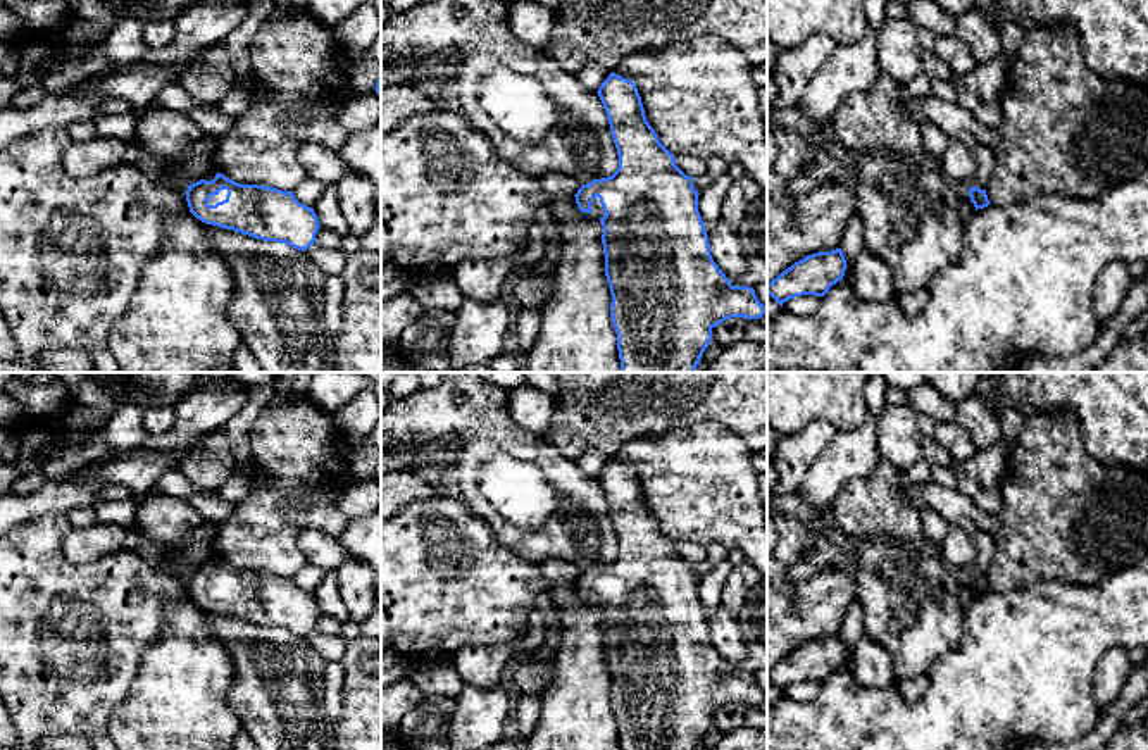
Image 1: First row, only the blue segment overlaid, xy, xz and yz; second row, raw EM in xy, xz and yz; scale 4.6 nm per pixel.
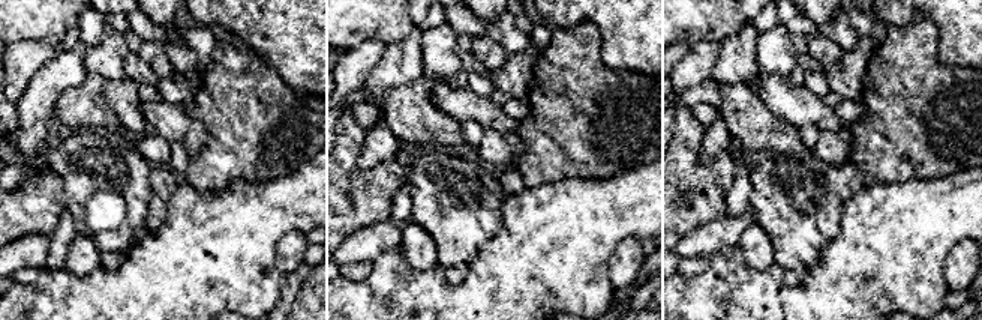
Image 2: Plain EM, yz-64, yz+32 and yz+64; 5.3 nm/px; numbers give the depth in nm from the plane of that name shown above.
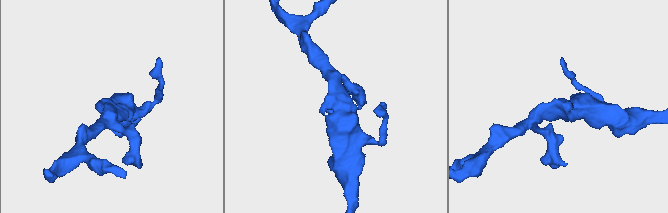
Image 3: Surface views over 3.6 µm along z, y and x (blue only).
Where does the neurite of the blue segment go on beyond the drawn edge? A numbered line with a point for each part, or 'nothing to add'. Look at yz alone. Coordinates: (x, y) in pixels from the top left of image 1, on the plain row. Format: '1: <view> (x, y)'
nothing to add

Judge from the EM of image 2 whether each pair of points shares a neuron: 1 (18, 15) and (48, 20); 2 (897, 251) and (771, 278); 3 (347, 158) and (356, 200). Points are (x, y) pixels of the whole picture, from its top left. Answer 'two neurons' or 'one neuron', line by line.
1: one neuron
2: one neuron
3: one neuron

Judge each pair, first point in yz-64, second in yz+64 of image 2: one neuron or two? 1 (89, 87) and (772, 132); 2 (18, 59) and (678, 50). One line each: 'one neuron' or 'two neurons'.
1: one neuron
2: two neurons

